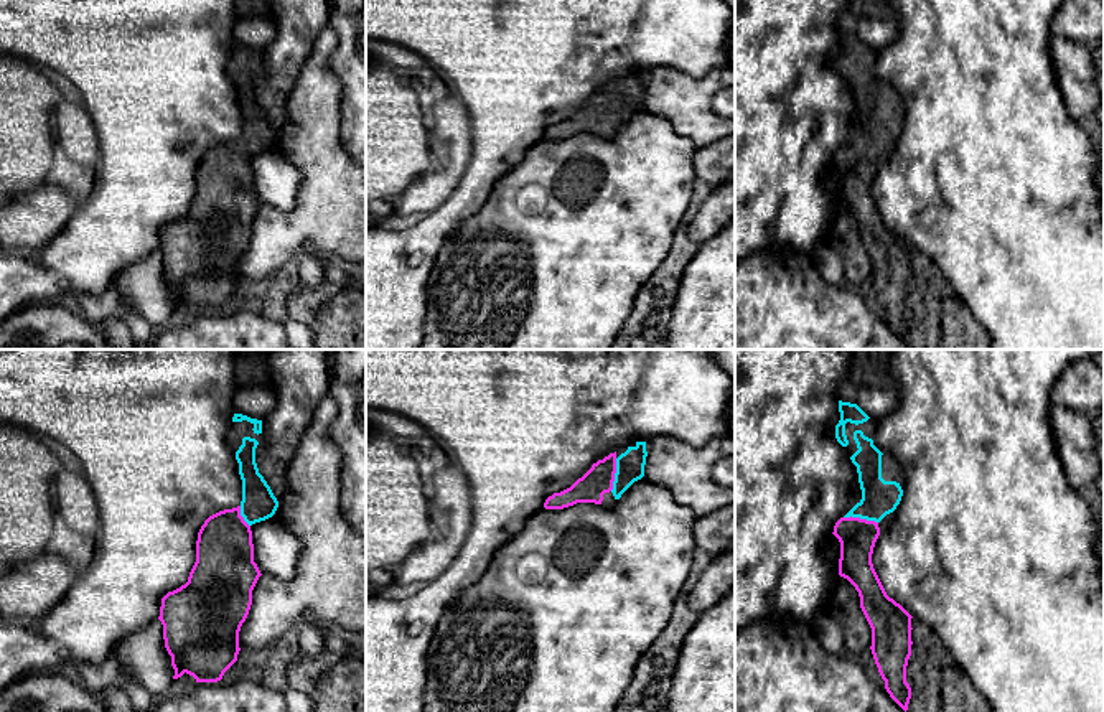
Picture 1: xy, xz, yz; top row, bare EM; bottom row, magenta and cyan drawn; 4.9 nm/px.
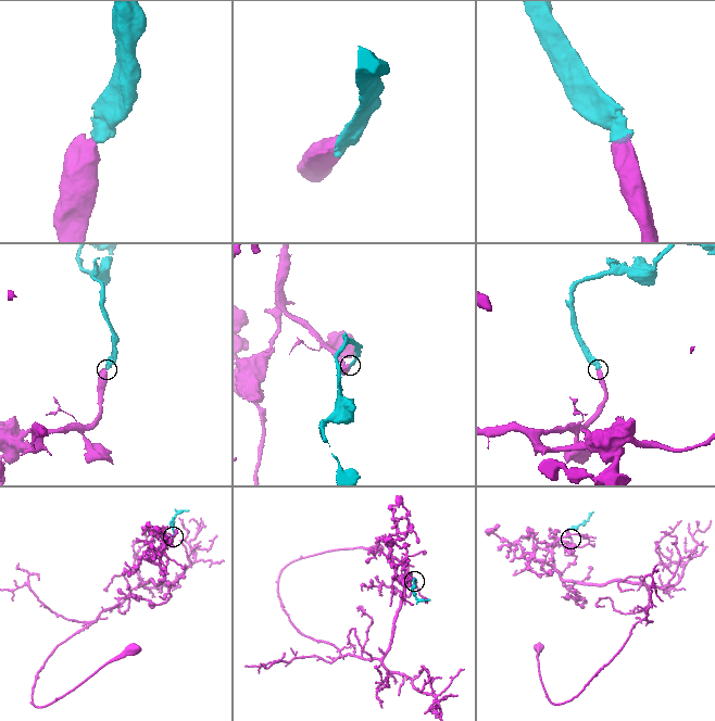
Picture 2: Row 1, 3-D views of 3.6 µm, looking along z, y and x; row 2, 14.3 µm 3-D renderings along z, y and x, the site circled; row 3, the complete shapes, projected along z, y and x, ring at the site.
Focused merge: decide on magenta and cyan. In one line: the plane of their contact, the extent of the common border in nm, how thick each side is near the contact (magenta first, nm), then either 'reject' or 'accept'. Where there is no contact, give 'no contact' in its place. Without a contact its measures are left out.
meets magenta in yz; contact 170 nm long; 180 nm thick on the magenta side, 180 nm on the other; accept

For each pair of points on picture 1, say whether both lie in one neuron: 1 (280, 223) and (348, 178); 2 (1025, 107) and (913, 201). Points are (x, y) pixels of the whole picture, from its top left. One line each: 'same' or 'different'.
1: same
2: same

